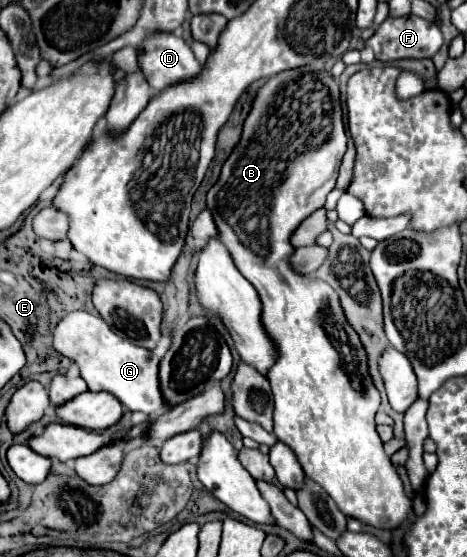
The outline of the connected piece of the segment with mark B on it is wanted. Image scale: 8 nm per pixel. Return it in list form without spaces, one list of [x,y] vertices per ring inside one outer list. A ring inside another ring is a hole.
[[[308,69],[286,71],[286,79],[292,81],[276,81],[276,77],[270,77],[258,91],[244,123],[242,139],[224,163],[220,179],[208,191],[206,203],[214,211],[222,243],[230,251],[238,271],[258,289],[264,327],[280,349],[280,359],[268,373],[274,393],[274,435],[294,451],[304,475],[334,497],[346,517],[392,531],[410,517],[412,499],[404,493],[402,481],[376,433],[374,415],[380,407],[380,393],[368,375],[364,347],[354,329],[346,323],[336,291],[320,279],[306,279],[294,273],[288,265],[288,257],[294,253],[290,245],[292,231],[310,213],[324,207],[326,195],[336,185],[338,167],[346,153],[348,139],[342,123],[338,83],[322,71],[308,73]]]

